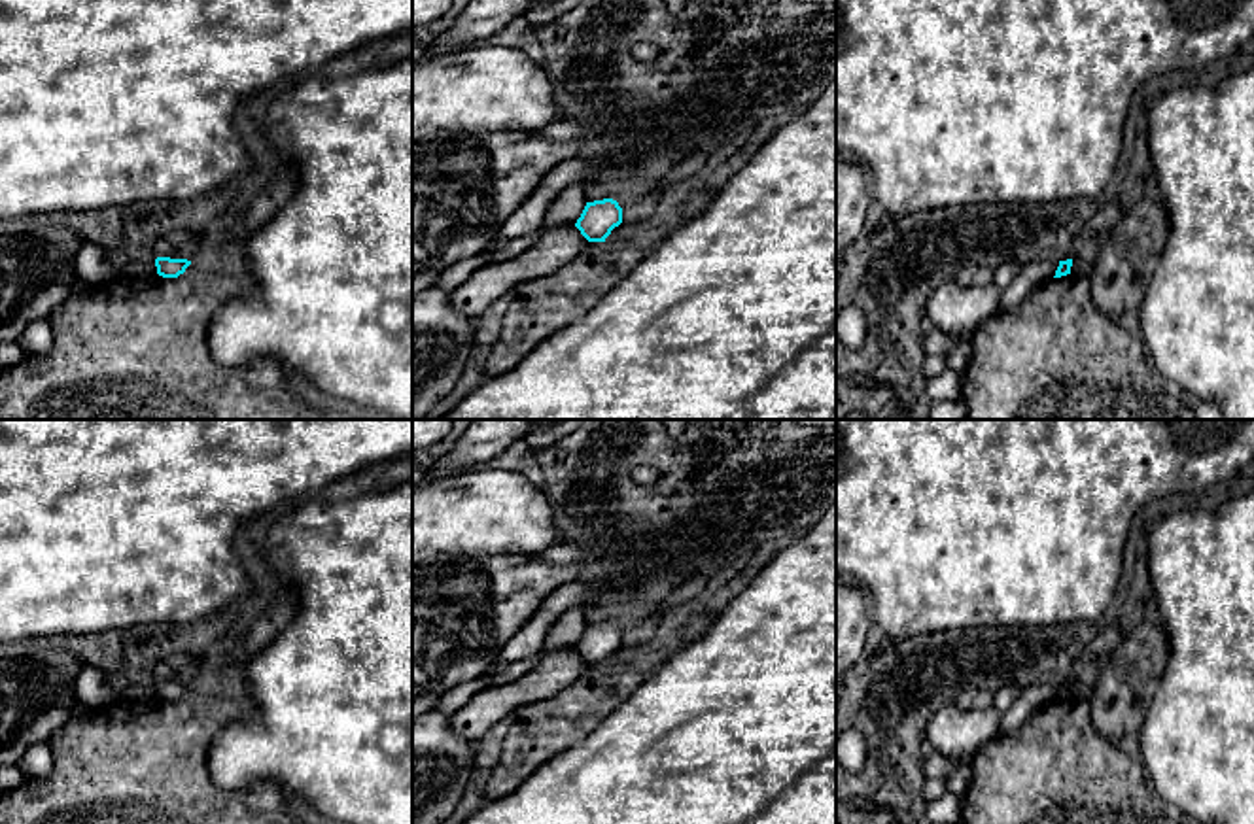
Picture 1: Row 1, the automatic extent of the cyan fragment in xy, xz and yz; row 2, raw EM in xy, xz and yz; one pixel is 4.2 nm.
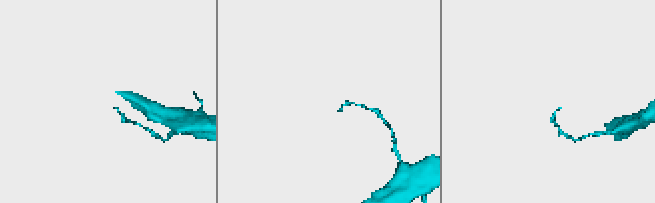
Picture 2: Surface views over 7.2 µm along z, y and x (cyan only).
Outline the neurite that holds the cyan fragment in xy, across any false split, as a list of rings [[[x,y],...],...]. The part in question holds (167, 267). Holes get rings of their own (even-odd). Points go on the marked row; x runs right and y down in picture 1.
[[[157,257],[155,266],[157,274],[163,278],[178,278],[185,272],[185,268],[191,265],[187,259],[170,259],[170,257]]]

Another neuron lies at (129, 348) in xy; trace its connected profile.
[[[191,263],[178,278],[121,276],[91,285],[51,310],[53,344],[0,369],[0,420],[354,420],[316,410],[289,387],[291,374],[270,355],[244,367],[219,367],[208,348],[214,316],[253,285],[248,274],[218,274]]]

